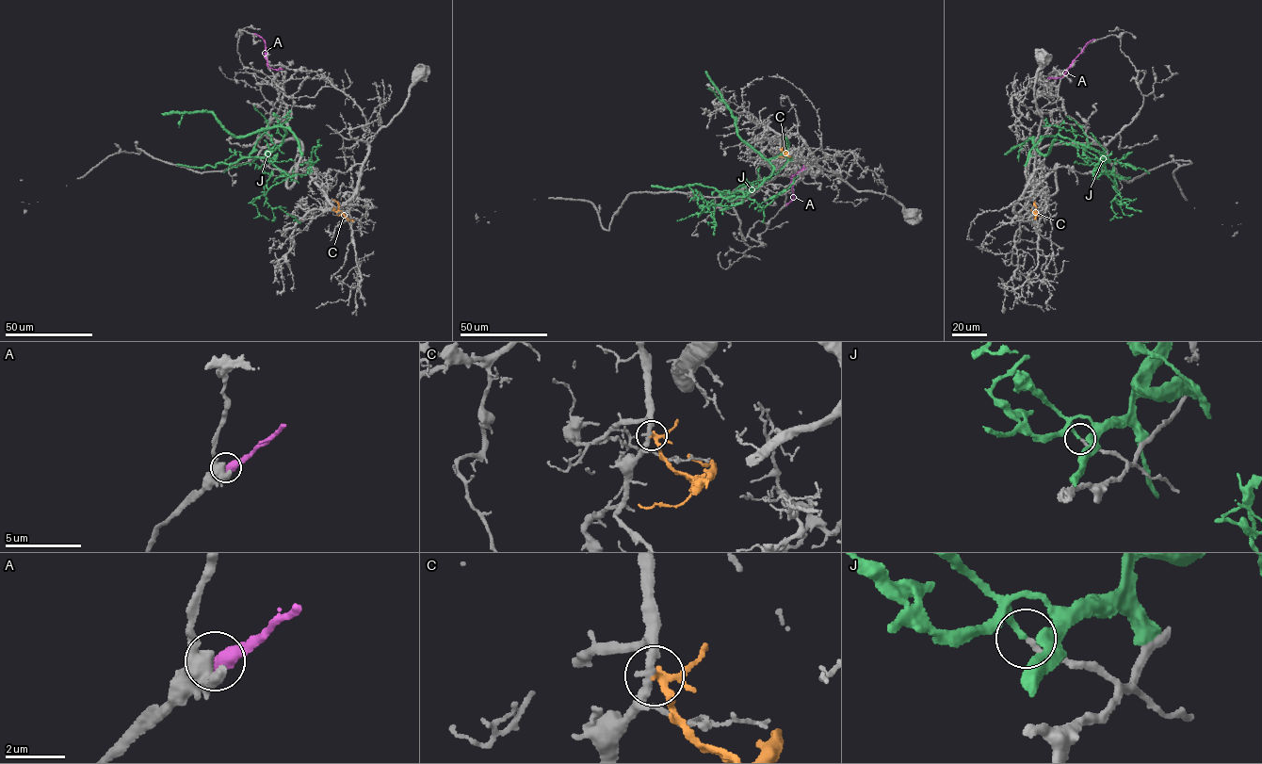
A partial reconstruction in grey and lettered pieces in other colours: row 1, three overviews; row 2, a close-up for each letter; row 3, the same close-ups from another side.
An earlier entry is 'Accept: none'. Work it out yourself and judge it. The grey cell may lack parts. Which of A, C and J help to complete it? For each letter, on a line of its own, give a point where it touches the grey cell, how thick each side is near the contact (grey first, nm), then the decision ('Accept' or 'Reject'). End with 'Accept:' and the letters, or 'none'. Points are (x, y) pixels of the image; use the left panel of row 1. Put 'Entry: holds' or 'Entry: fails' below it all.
A: Touches grey at (254, 34). Thickness 480 nm (grey) against 500 nm. Reject
C: Touches grey at (332, 210). Thickness 320 nm (grey) against 150 nm. Reject
J: Touches grey at (269, 162). Thickness 200 nm (grey) against 220 nm. Reject
Accept: none
Entry: holds

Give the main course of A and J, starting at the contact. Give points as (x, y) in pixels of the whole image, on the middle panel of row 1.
A: (786, 203), (793, 198), (790, 177), (806, 167)
J: (736, 188), (733, 193), (735, 198), (748, 194), (770, 175), (773, 167), (738, 136), (732, 110), (704, 71)

